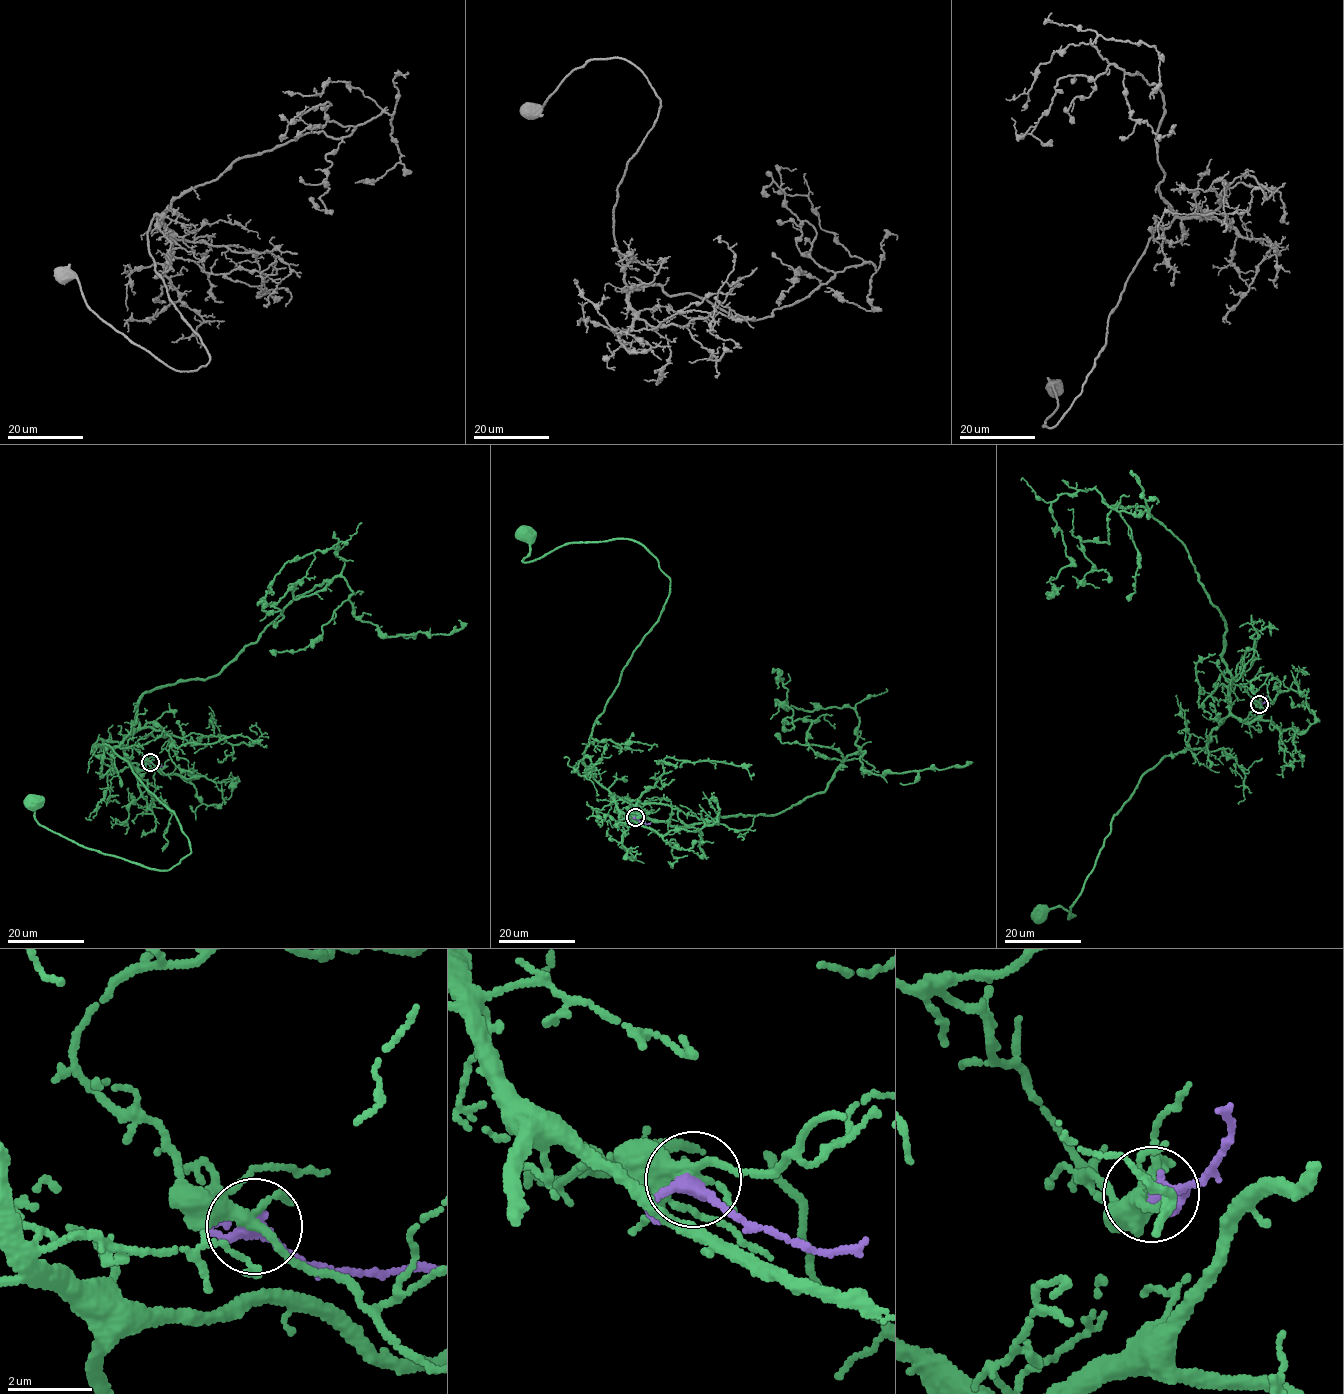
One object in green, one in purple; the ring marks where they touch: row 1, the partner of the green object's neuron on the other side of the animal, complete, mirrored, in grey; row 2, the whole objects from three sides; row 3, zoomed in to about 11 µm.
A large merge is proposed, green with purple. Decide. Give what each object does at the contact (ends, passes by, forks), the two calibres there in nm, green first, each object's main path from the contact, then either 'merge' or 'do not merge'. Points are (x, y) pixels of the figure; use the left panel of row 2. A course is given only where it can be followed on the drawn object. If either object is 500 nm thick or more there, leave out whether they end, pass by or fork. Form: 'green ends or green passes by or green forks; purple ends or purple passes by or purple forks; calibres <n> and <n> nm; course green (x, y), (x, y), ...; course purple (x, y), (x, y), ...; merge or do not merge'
green forks; purple passes by; calibres 240 and 280 nm; course green (150, 762), (134, 746), (148, 727), (93, 748), (176, 816), (191, 851), (164, 871), (41, 826), (33, 802); course purple (150, 762), (167, 765); do not merge

